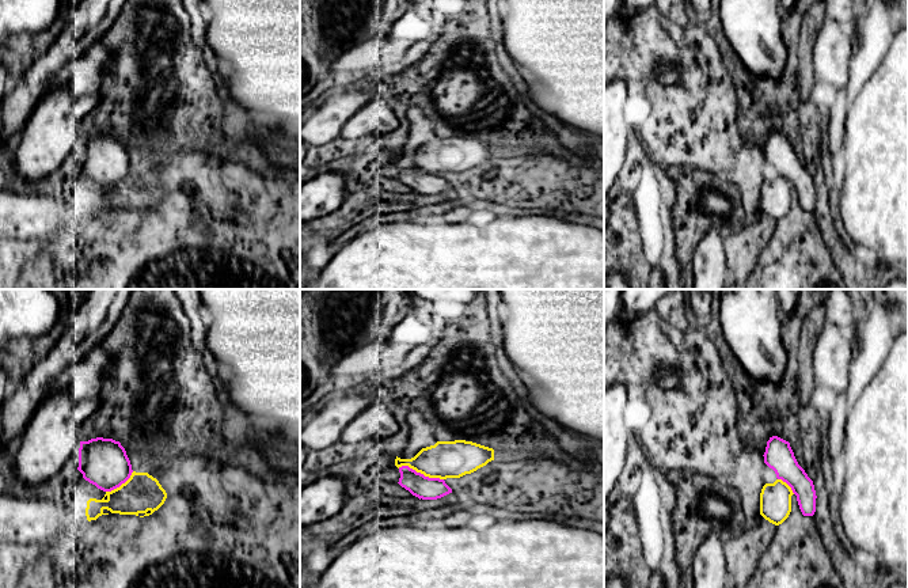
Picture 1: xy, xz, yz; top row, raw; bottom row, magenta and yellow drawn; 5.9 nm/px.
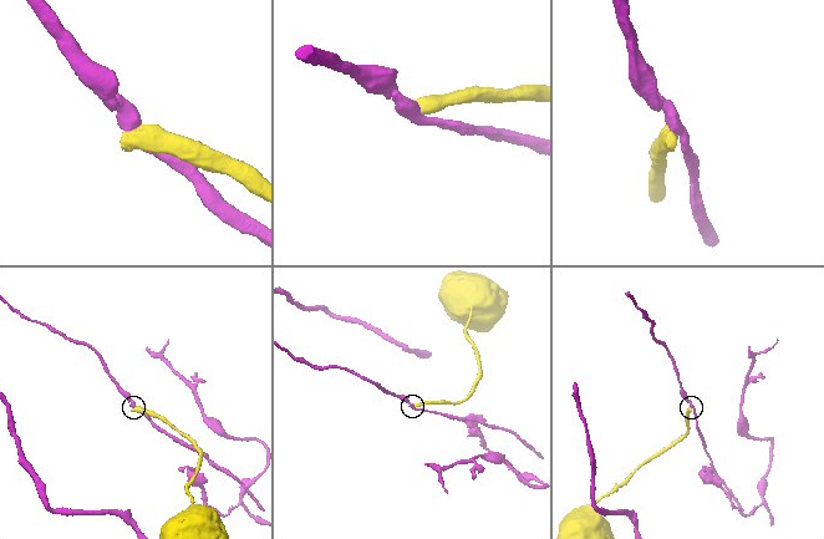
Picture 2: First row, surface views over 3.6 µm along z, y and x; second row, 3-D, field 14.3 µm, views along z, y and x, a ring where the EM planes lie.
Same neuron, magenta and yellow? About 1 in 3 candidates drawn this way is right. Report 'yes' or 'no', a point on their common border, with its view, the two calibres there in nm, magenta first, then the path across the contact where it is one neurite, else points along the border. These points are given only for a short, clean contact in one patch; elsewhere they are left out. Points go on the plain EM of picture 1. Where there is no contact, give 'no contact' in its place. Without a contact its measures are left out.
no | xz (420, 169) | 140/220 nm | along xz (398, 163), (407, 162), (425, 171), (443, 175)

